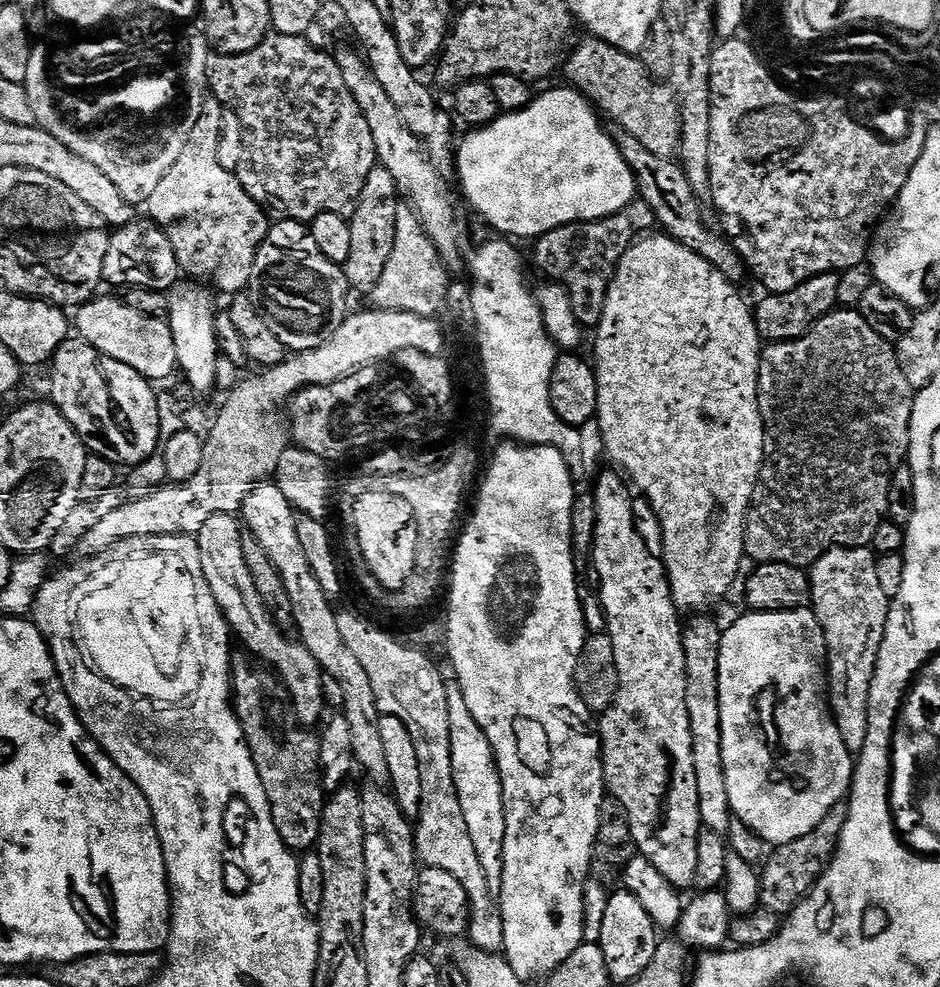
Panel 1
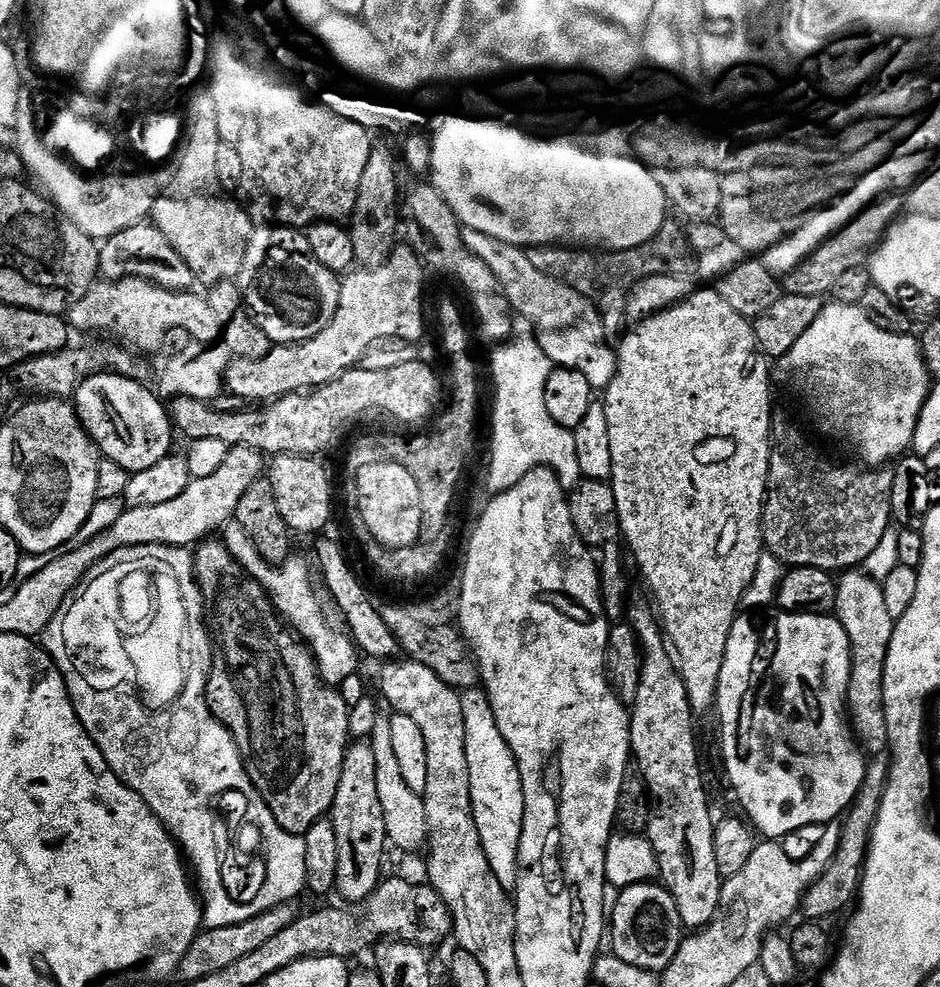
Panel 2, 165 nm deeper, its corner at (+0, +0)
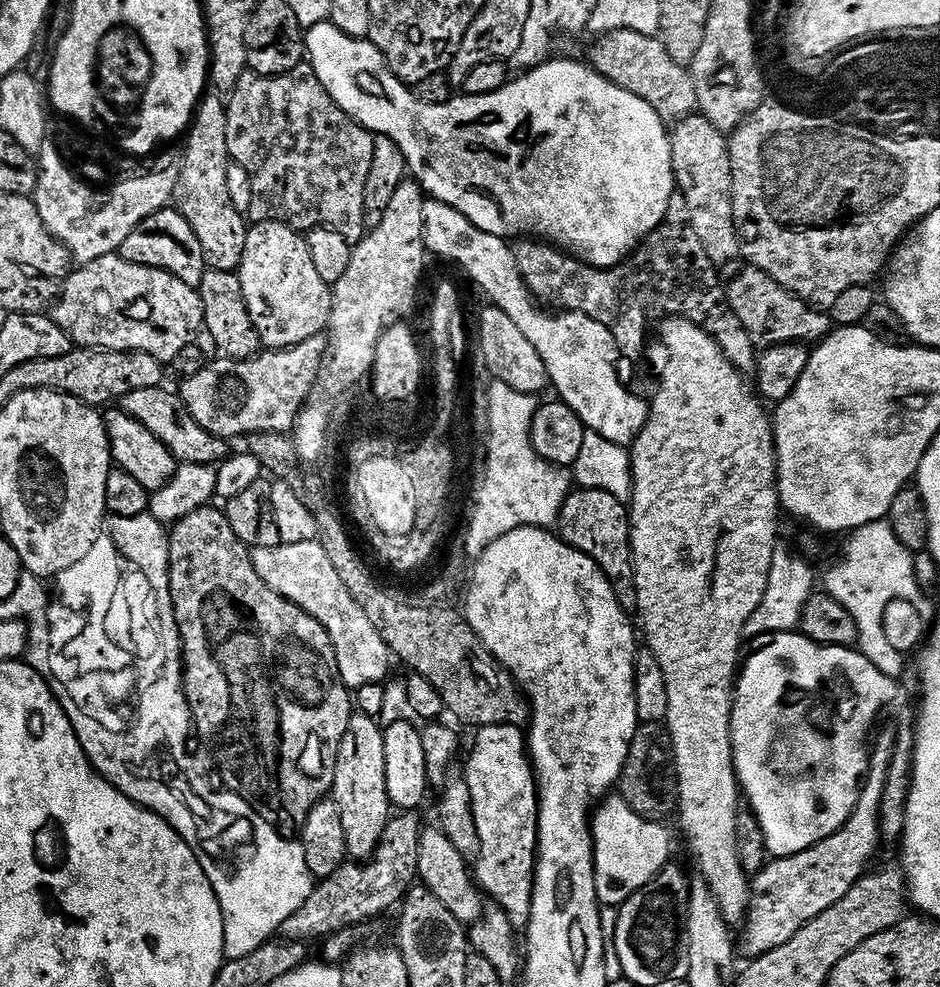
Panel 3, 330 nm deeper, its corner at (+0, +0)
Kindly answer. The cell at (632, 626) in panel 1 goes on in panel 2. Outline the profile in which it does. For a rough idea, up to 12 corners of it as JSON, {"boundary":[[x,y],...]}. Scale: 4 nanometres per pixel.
{"boundary":[[655,615],[642,649],[631,759],[646,839],[681,925],[716,916],[722,881],[694,716]]}

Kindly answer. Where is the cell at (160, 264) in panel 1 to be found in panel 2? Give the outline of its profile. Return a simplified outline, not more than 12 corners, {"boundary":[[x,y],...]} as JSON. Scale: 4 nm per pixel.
{"boundary":[[156,222],[103,241],[105,277],[188,290],[198,277]]}

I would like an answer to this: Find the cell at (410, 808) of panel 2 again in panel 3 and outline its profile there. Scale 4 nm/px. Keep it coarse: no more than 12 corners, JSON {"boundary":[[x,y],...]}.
{"boundary":[[438,826],[421,831],[418,880],[460,924],[484,915],[469,861]]}

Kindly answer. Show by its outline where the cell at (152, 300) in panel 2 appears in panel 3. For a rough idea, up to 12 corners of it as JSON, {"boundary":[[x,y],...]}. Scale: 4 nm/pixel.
{"boundary":[[98,258],[52,321],[81,348],[171,365],[204,326],[197,289]]}

